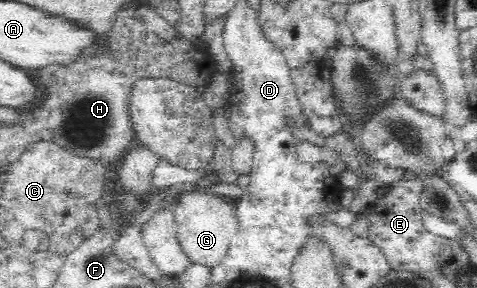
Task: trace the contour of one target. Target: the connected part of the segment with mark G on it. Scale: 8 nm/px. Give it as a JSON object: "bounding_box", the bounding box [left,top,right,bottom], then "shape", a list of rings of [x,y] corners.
{"bounding_box":[172,191,239,267],"shape":[[[189,191],[177,197],[172,210],[179,244],[191,263],[216,267],[226,255],[231,240],[239,230],[239,219],[234,207],[222,197],[218,197],[218,194]]]}

